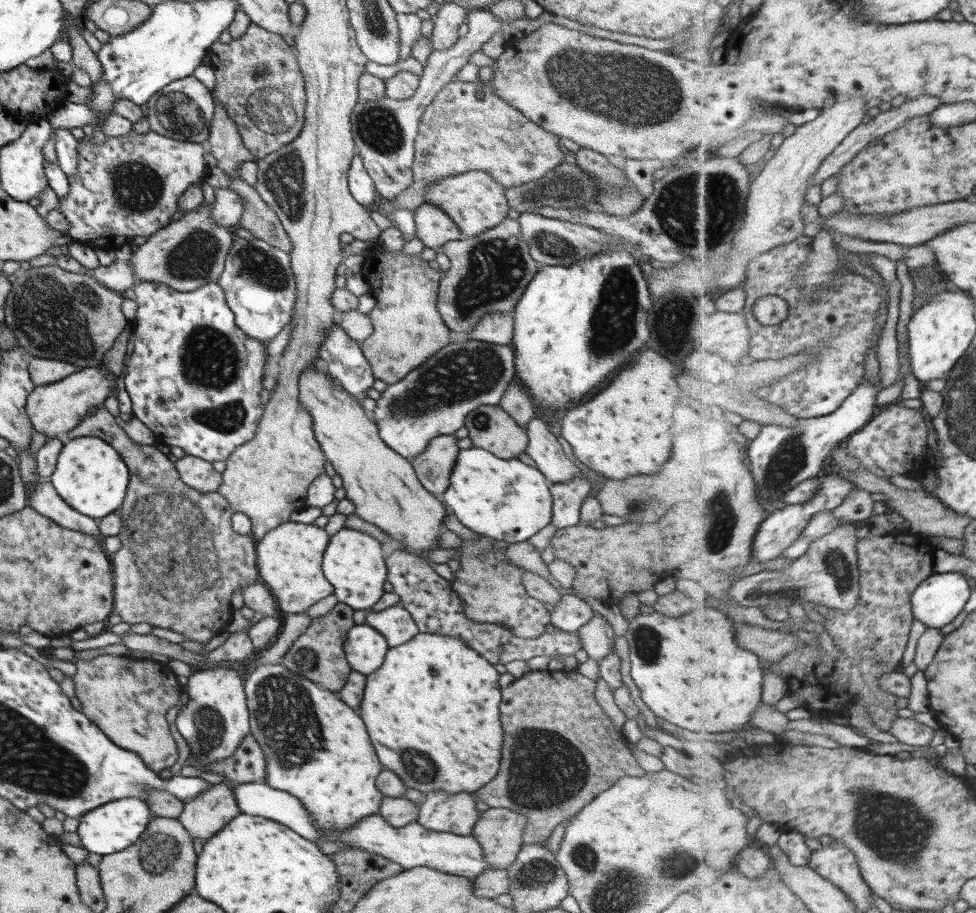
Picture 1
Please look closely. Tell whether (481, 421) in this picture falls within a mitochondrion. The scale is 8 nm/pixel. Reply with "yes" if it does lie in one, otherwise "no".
yes

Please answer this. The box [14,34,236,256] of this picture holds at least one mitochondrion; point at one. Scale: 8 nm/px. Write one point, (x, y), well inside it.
(136, 189)

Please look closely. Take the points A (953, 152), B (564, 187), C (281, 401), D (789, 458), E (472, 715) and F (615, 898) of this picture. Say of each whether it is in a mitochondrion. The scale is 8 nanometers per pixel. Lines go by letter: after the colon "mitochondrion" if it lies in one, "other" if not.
A: mitochondrion
B: mitochondrion
C: other
D: mitochondrion
E: other
F: mitochondrion

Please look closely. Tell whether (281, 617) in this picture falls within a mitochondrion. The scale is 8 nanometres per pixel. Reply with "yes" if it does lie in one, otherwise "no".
no

